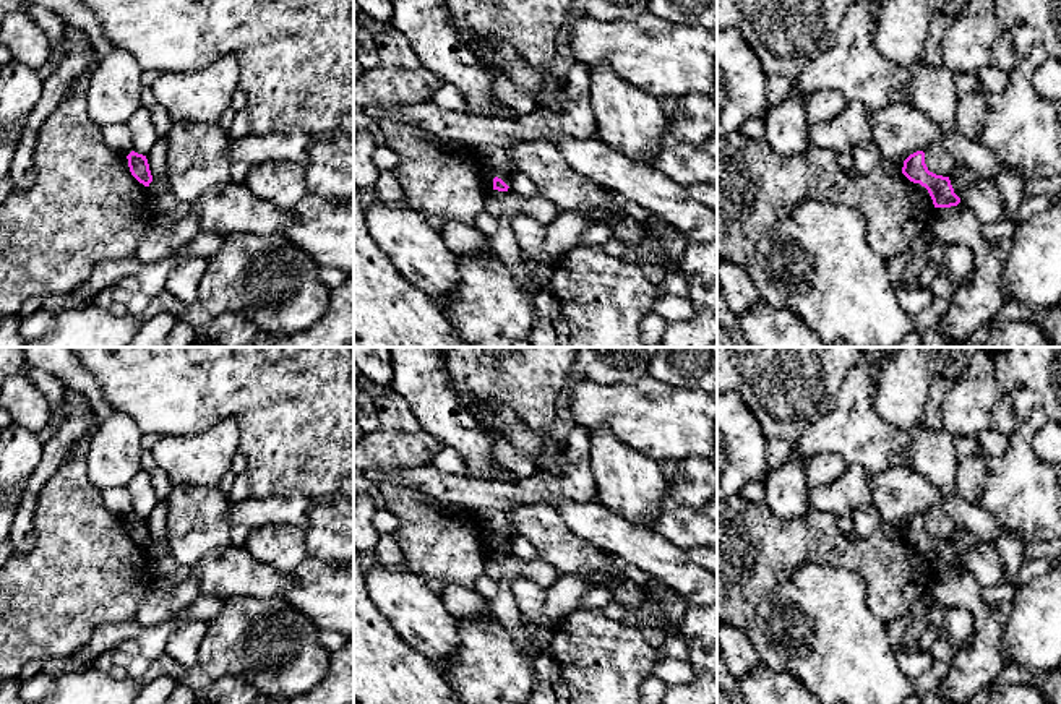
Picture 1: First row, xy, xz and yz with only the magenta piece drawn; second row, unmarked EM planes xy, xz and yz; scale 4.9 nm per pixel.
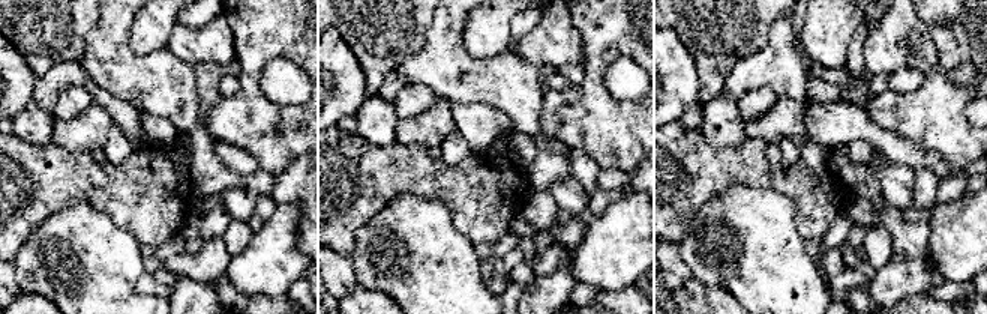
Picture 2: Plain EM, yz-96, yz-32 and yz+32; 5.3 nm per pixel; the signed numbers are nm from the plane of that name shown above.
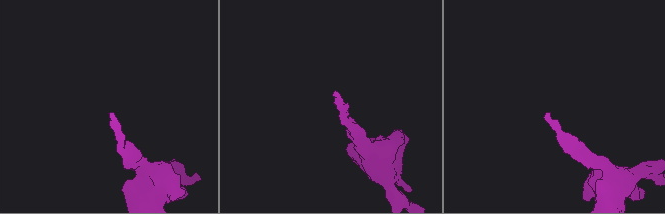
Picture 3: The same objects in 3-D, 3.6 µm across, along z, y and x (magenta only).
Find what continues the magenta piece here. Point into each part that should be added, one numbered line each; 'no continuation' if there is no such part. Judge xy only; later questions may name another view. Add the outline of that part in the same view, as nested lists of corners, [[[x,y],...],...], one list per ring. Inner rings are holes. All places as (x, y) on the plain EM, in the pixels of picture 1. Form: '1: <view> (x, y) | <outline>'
no continuation

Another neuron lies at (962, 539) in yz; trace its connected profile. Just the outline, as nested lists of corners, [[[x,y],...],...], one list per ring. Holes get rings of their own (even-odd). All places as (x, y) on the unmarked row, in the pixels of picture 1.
[[[957,524],[949,543],[951,548],[954,552],[954,556],[962,563],[962,558],[965,556],[965,553],[973,548],[975,545],[983,543],[985,540],[977,535],[975,532],[969,530],[965,526]]]

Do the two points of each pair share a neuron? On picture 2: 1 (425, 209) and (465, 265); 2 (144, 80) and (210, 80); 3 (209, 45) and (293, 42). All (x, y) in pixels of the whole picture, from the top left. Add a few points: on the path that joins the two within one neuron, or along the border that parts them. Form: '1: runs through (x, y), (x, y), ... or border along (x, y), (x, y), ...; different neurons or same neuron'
1: runs through (425, 223), (452, 251); same neuron
2: border along (192, 63), (200, 114); different neurons
3: border along (225, 15), (237, 59); different neurons

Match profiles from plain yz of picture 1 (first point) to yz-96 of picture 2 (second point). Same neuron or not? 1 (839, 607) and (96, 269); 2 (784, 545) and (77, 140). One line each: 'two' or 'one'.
1: one
2: two

